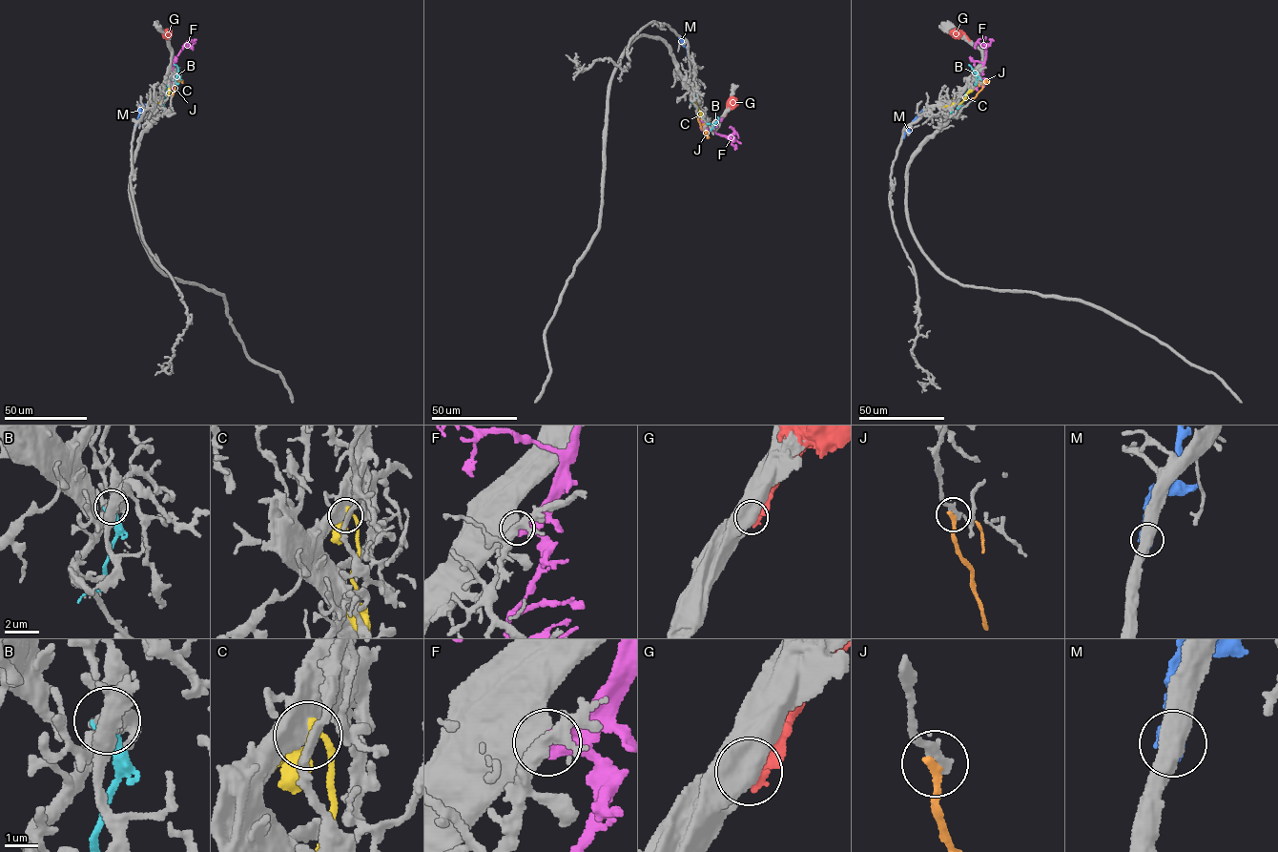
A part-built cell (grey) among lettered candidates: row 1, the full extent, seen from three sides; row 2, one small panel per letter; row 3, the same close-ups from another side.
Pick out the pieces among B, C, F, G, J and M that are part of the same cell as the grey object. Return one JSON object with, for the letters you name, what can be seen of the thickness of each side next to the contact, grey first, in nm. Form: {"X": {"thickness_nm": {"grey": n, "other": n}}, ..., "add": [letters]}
{"F": {"thickness_nm": {"grey": 550, "other": 600}}, "add": ["F"]}

